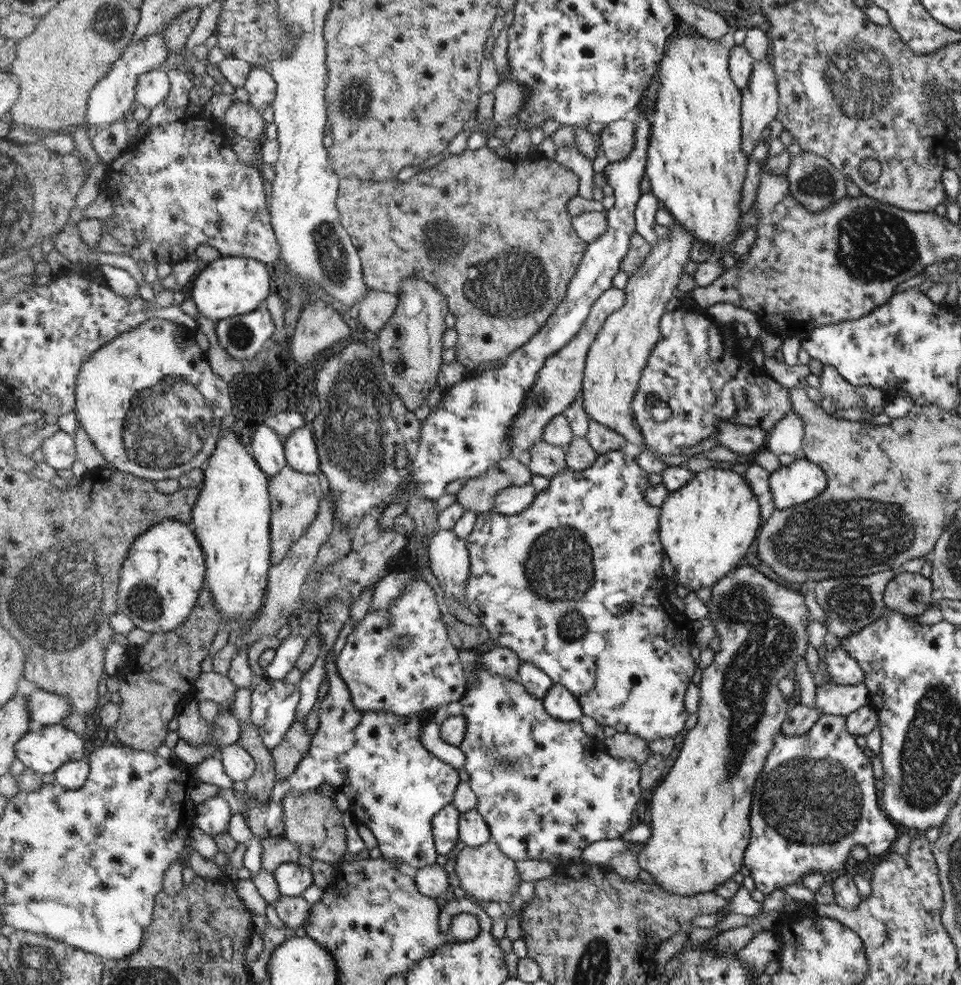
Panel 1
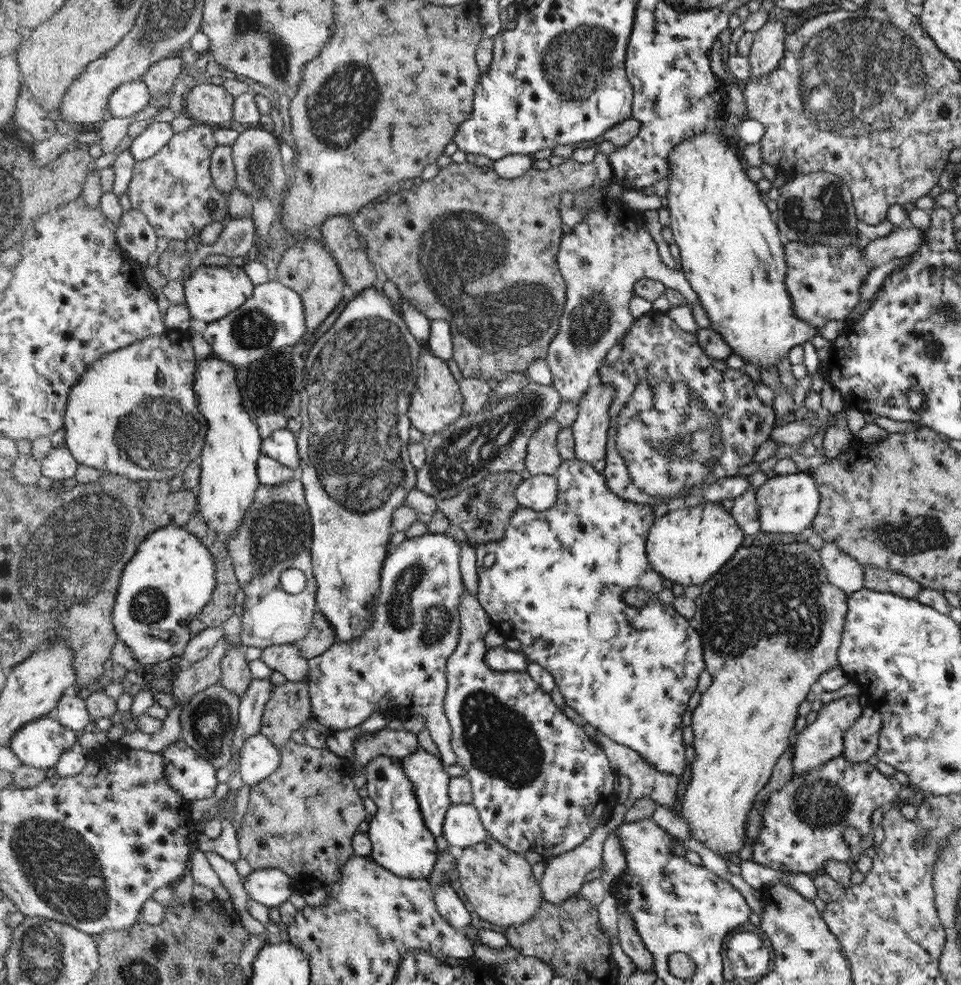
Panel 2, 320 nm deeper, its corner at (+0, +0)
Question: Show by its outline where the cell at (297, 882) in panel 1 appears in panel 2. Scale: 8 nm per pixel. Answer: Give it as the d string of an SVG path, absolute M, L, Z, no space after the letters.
M280 869L251 871L243 885L249 898L268 907L282 905L296 891L291 877Z

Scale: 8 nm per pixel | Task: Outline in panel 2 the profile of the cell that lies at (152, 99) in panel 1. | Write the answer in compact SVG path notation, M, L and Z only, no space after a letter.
M144 78L127 82L117 88L111 96L110 116L132 121L136 114L140 114L148 106L151 106L152 100L153 96L149 84Z

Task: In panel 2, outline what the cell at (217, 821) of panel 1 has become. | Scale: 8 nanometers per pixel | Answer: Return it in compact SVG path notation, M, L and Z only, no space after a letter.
M186 739L171 744L164 752L167 777L187 800L204 800L216 794L220 784L215 763L204 758Z

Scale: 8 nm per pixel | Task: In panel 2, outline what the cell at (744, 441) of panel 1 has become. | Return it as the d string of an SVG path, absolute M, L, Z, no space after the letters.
M810 390L803 404L807 408L805 418L796 420L791 417L772 431L772 438L778 445L799 446L805 440L818 441L822 433L829 428L829 420L833 413L822 407L820 393Z

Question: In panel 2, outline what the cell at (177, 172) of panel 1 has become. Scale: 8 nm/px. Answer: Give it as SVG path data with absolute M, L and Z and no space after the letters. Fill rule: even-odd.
M197 123L190 130L175 134L156 156L137 162L128 194L133 207L147 214L160 236L183 240L190 245L194 234L228 215L230 200L216 186L211 169L213 154L219 145L215 127ZM210 200L218 204L215 211L208 209Z

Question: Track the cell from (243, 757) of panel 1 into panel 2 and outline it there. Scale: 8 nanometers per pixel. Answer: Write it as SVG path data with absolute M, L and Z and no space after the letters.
M256 734L245 740L239 756L239 772L244 784L254 786L270 776L281 759L278 747L271 743L264 734Z

